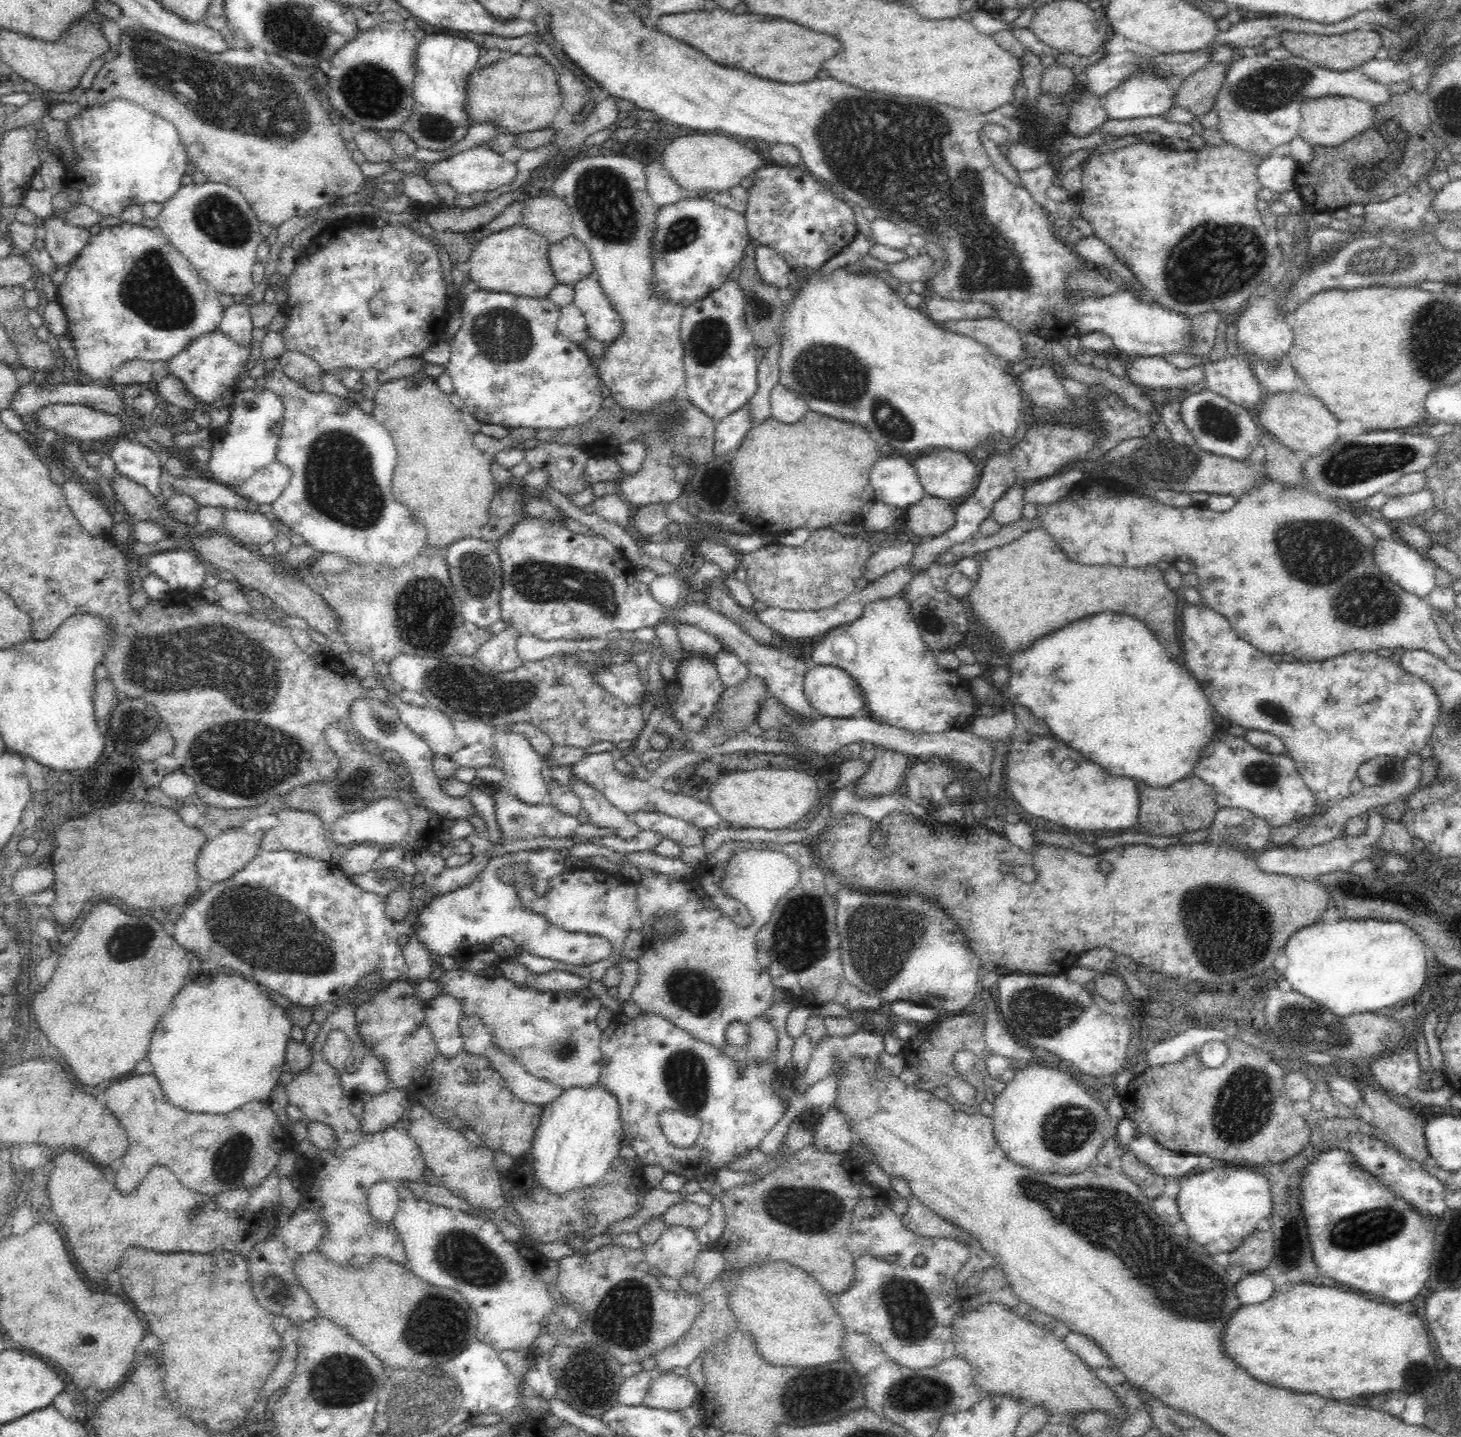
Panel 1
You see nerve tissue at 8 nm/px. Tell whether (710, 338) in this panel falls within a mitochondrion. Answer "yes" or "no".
yes

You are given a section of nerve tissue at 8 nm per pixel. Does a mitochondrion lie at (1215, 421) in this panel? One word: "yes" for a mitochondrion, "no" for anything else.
yes

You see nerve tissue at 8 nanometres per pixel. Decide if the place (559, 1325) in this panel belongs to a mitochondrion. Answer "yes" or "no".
no

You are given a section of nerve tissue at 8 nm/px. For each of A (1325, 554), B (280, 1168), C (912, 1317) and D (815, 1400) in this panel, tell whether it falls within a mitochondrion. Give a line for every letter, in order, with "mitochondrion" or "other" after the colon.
A: mitochondrion
B: other
C: mitochondrion
D: mitochondrion

